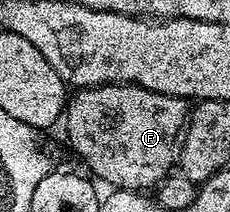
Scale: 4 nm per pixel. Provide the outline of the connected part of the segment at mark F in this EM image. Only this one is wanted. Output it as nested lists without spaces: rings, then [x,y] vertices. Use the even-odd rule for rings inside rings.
[[[92,84],[80,89],[76,94],[79,95],[75,99],[73,97],[70,99],[65,110],[67,138],[71,141],[72,148],[91,165],[90,173],[96,179],[104,178],[109,184],[108,187],[111,188],[122,187],[124,190],[147,192],[150,191],[150,186],[151,189],[158,187],[159,183],[172,173],[177,162],[177,143],[180,141],[189,117],[188,99],[153,92],[143,86],[130,84]],[[95,106],[119,106],[119,131],[115,134],[115,143],[105,147],[104,150],[95,143]]]

